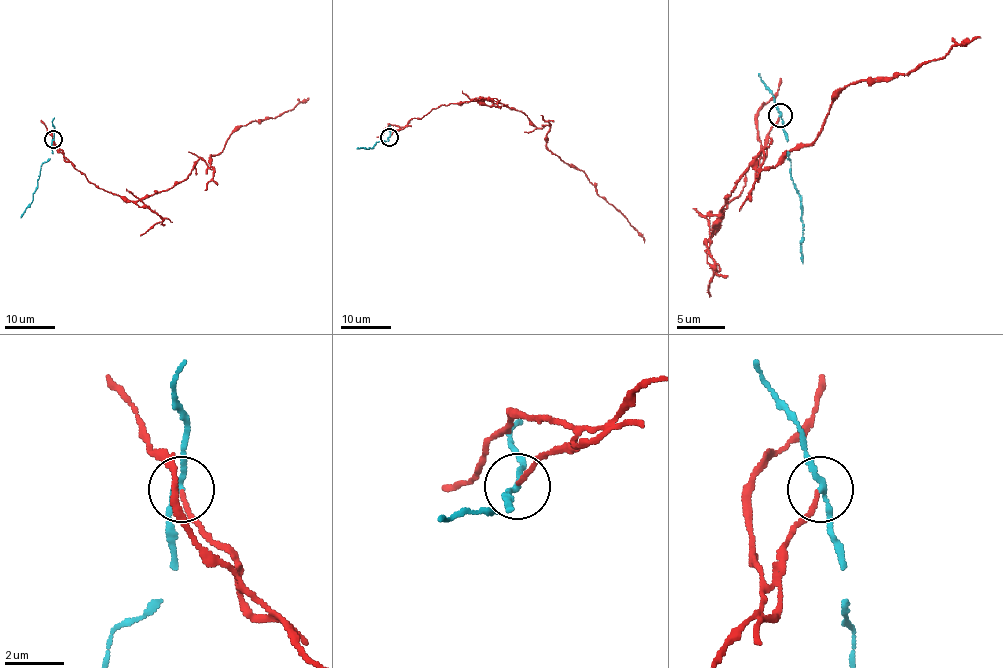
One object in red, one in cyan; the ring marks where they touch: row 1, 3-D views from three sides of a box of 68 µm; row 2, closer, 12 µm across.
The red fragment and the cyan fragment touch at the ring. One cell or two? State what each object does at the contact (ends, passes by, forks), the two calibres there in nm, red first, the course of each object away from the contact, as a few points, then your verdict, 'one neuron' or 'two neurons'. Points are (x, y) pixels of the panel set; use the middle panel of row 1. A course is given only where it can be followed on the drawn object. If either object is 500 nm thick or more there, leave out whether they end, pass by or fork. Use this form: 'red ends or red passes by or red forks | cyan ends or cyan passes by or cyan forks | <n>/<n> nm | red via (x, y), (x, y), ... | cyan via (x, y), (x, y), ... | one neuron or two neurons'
red ends | cyan passes by | 130/180 nm | red via (390, 136), (443, 105), (478, 101), (508, 106), (536, 127), (548, 125), (546, 148), (585, 174), (644, 242) | cyan via (390, 136), (388, 140), (376, 143), (373, 148), (357, 149) | two neurons

